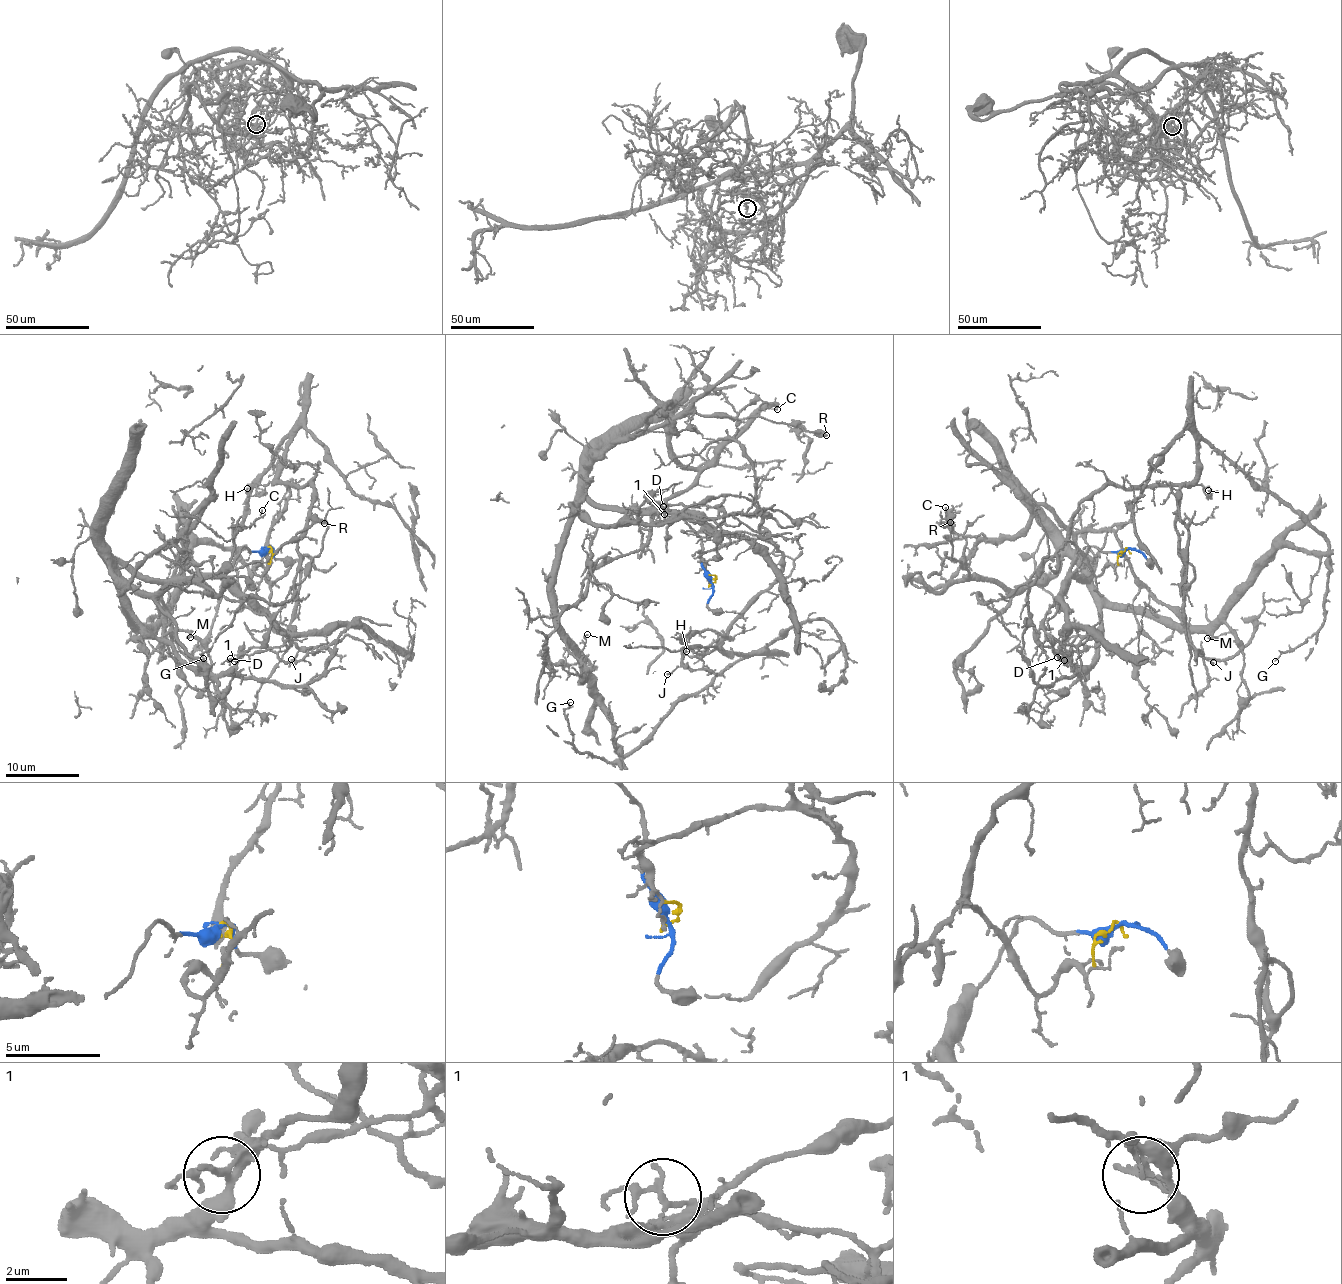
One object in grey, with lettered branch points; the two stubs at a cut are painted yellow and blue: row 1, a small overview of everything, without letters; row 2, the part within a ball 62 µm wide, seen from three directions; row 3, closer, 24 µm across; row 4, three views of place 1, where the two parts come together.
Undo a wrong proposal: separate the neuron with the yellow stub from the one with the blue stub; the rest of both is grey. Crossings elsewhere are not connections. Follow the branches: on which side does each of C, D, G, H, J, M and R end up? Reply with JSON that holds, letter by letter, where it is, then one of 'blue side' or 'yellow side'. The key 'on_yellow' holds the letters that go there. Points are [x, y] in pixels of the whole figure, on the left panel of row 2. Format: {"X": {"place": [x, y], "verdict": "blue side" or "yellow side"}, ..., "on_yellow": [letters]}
{"C": {"place": [262, 510], "verdict": "blue side"}, "D": {"place": [230, 658], "verdict": "blue side"}, "G": {"place": [203, 658], "verdict": "yellow side"}, "H": {"place": [247, 488], "verdict": "yellow side"}, "J": {"place": [291, 659], "verdict": "yellow side"}, "M": {"place": [190, 637], "verdict": "blue side"}, "R": {"place": [324, 523], "verdict": "blue side"}, "on_yellow": ["G", "H", "J"]}

